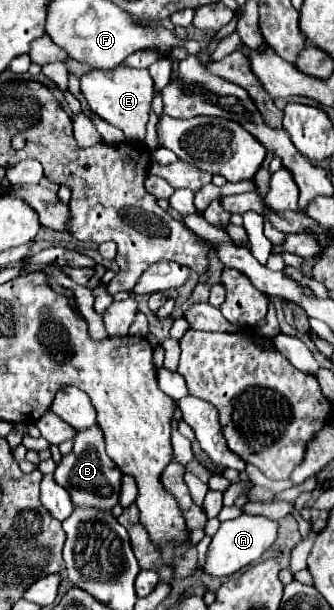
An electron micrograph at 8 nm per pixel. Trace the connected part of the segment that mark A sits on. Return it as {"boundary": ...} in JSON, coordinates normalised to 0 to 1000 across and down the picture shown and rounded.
{"boundary":[[[722,844],[710,851],[668,854],[626,893],[620,923],[608,926],[608,933],[638,946],[680,946],[692,939],[728,933],[734,926],[769,920],[799,900],[817,897],[823,884],[829,884],[829,864],[835,864],[829,854],[799,851],[787,844]]]}

